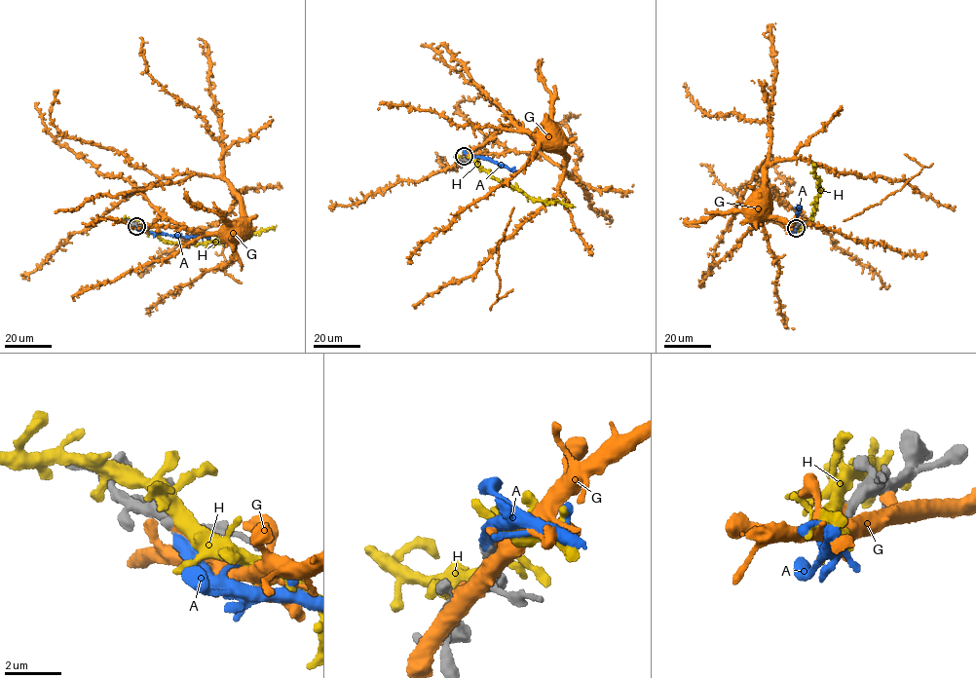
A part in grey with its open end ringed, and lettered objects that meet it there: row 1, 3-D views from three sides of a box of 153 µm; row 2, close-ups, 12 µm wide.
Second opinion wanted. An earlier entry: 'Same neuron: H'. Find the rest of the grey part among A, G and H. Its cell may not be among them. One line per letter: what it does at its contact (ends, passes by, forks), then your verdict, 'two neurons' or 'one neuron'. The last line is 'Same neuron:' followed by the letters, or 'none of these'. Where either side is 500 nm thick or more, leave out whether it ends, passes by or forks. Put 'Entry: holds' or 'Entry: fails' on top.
Entry: fails
A: it ends; one neuron
G: two neurons
H: two neurons
Same neuron: A

